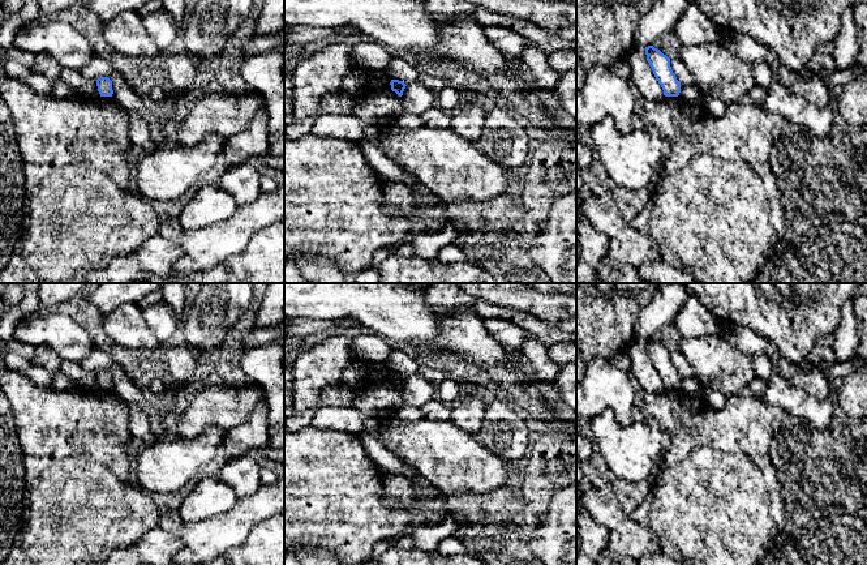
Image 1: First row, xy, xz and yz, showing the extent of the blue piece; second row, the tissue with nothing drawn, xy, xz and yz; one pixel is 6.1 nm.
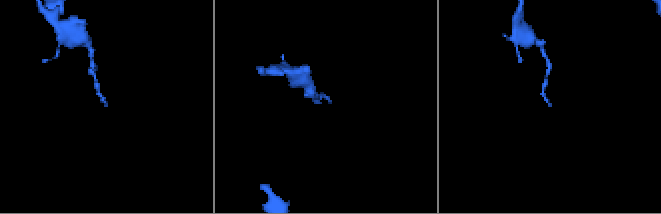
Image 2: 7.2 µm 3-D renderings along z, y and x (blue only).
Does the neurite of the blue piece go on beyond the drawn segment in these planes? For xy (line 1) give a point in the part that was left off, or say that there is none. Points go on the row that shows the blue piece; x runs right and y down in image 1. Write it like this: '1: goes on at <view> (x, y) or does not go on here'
1: does not go on here

